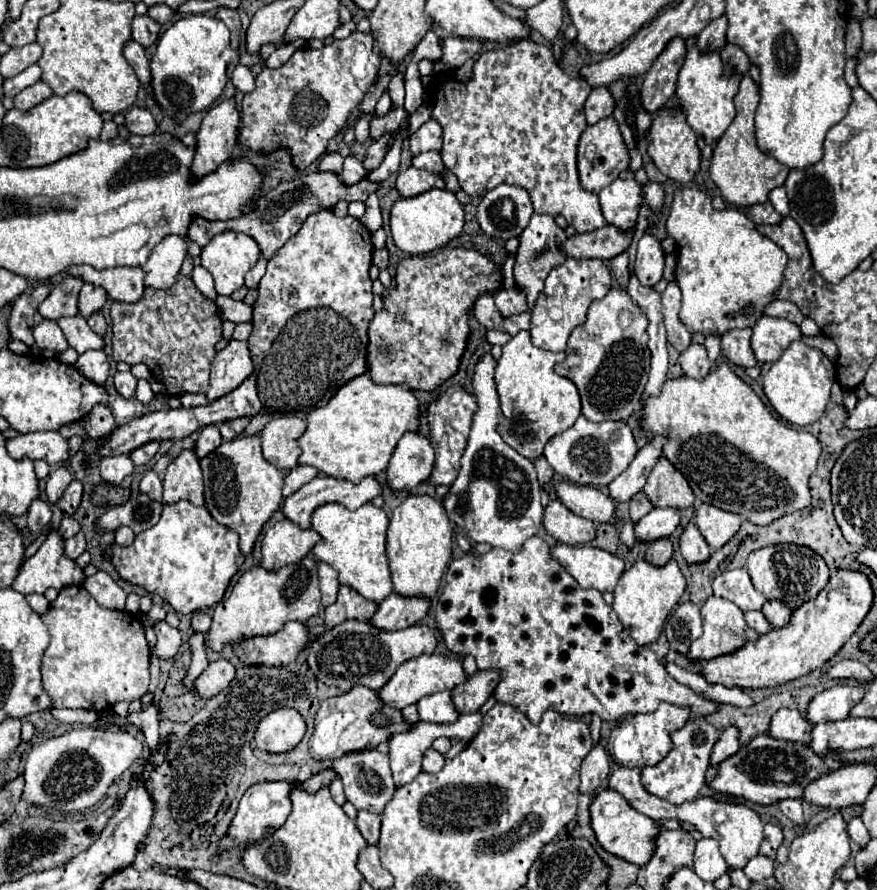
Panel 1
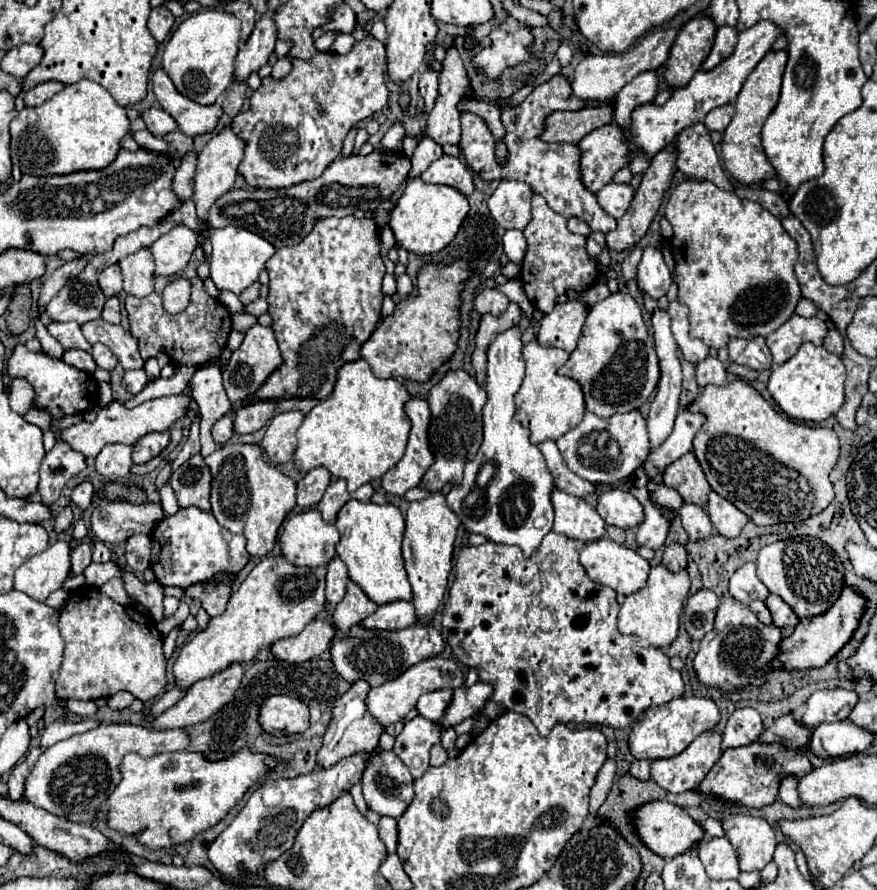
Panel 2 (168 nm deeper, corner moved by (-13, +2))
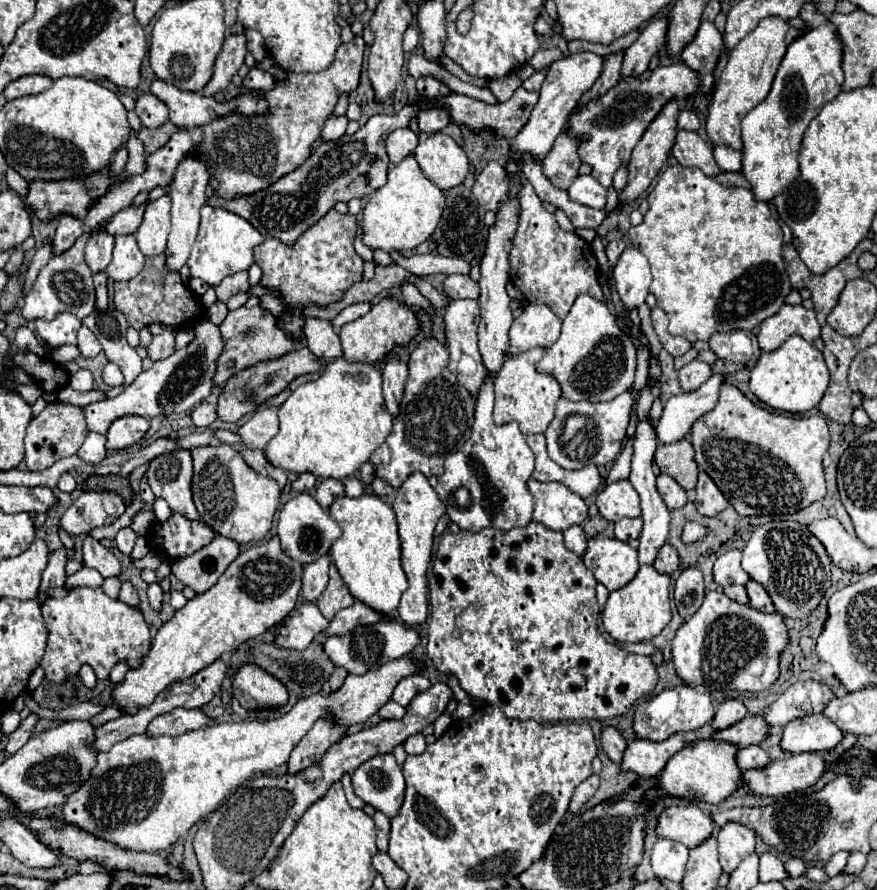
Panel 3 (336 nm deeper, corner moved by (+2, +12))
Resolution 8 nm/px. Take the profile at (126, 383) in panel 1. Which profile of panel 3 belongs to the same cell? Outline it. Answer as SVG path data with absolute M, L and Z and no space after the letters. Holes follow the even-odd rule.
M108 363L108 365L104 367L104 371L102 371L102 379L104 379L104 383L110 385L110 387L114 387L114 385L122 385L122 383L124 383L122 371L120 371L120 367L118 367L116 363Z

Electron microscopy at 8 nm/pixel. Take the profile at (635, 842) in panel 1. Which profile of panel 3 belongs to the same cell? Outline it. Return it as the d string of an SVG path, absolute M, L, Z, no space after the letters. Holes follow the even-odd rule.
M670 805L666 807L656 825L656 835L660 839L672 839L684 843L686 847L696 847L712 835L714 823L710 815L702 813L696 805Z

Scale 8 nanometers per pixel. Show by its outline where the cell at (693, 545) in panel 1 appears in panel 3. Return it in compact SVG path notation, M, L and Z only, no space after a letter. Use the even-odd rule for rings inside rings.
M662 473L662 475L658 475L656 485L658 485L658 491L660 491L660 495L662 495L662 499L664 499L664 503L666 503L666 507L670 511L682 509L688 503L686 491L672 477L668 477L668 475Z

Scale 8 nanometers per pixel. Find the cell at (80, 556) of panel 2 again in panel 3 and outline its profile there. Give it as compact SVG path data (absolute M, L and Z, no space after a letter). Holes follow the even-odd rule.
M56 549L52 555L50 555L50 561L48 561L48 567L44 569L42 573L42 583L40 583L40 591L38 591L38 601L42 603L46 599L46 589L48 587L64 587L66 583L66 571L64 571L64 565L68 561L68 555L66 555L66 549Z

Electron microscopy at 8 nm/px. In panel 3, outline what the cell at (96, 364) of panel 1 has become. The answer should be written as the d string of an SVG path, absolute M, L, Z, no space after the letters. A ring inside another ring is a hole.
M80 327L78 331L78 349L82 357L96 357L102 351L96 335L88 327Z

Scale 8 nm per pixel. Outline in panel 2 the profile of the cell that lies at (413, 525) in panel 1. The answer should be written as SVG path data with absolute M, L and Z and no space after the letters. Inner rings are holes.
M431 493L421 501L409 503L405 521L407 521L407 527L403 537L403 559L413 587L413 605L419 621L429 623L437 613L437 607L443 601L443 595L447 589L447 579L451 573L453 541L457 535L459 517L447 507L445 497L441 493Z

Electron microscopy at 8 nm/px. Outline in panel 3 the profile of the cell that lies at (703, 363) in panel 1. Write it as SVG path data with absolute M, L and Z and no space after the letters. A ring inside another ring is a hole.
M694 359L690 363L686 363L680 371L678 371L678 379L680 379L680 387L682 391L694 391L696 387L700 387L702 383L706 383L712 377L712 369L708 363Z

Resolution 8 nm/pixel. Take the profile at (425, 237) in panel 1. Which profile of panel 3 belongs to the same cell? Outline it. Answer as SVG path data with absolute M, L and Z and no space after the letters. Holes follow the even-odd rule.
M410 155L398 167L388 171L388 183L380 187L364 207L364 243L372 249L384 251L414 249L434 233L444 205L446 197L442 189L420 171L414 155Z

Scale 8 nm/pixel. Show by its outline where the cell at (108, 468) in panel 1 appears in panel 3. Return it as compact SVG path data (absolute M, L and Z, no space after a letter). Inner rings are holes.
M88 433L82 447L78 449L78 457L86 463L100 463L106 457L106 435Z

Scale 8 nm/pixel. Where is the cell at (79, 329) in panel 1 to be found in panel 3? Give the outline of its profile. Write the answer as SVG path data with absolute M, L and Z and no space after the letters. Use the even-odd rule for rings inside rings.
M116 309L114 317L108 311L92 311L88 317L82 319L82 325L86 325L98 337L108 361L120 365L124 383L130 385L132 379L136 379L136 375L140 375L142 371L142 359L126 341L128 323L124 315Z

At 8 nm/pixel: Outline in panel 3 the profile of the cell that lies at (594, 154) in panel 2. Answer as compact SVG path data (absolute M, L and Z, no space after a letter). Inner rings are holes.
M566 129L556 137L554 147L544 157L542 167L544 175L560 189L568 189L572 181L578 177L578 169L582 165L582 159L578 155L578 147L582 145L586 137L570 135Z

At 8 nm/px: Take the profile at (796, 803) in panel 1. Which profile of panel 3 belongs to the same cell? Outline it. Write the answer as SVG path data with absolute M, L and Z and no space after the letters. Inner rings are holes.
M758 745L740 749L738 755L736 755L736 759L738 759L738 765L740 765L742 771L748 771L748 769L764 769L764 767L768 767L772 763L770 755L762 747L758 747Z

